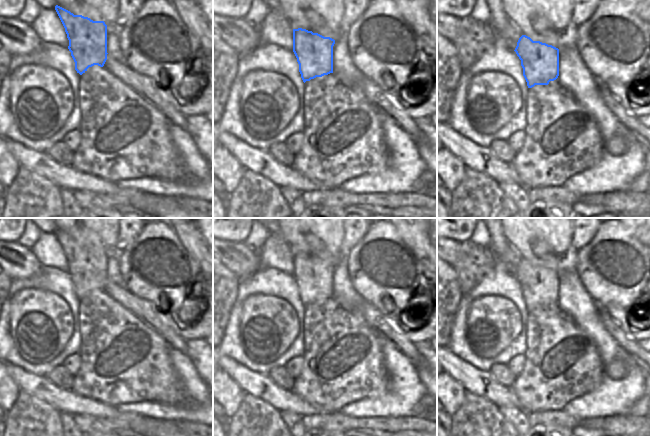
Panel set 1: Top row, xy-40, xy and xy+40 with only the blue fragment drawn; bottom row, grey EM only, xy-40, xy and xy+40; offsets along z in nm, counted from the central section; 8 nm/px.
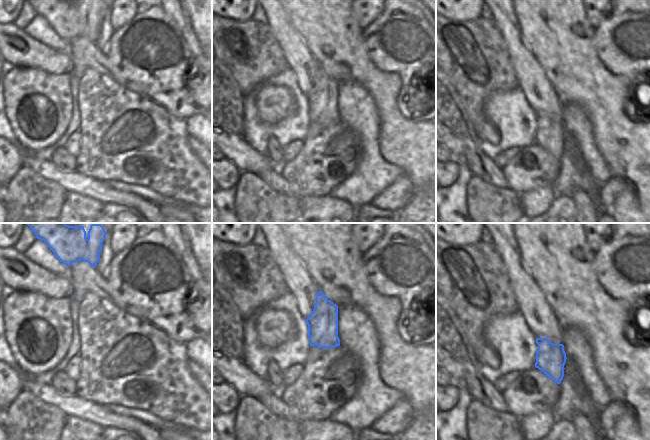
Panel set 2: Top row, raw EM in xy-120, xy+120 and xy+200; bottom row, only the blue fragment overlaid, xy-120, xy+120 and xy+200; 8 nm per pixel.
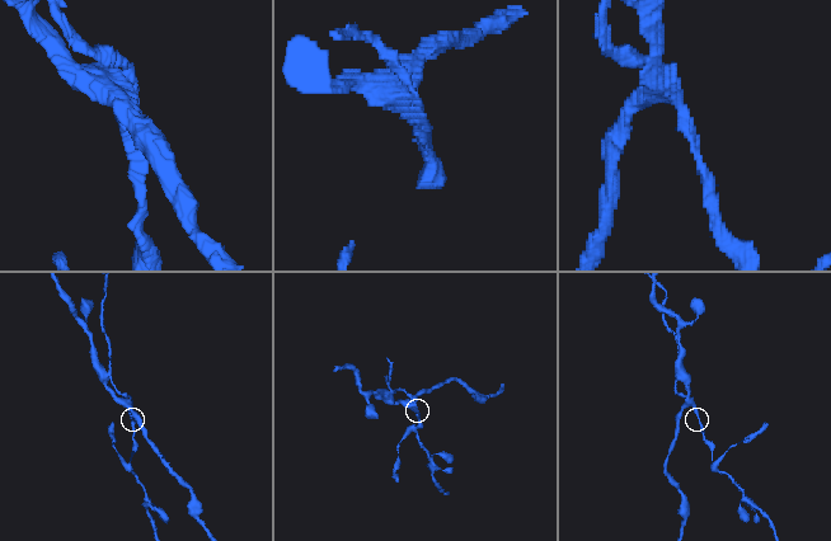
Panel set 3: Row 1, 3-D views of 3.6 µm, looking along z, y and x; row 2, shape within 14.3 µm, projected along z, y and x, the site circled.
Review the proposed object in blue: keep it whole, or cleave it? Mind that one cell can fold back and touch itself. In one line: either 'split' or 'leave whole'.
split

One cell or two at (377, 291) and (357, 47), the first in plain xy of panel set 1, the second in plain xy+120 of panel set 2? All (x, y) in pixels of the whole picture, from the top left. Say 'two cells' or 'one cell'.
two cells

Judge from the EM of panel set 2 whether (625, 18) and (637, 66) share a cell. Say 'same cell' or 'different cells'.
same cell

